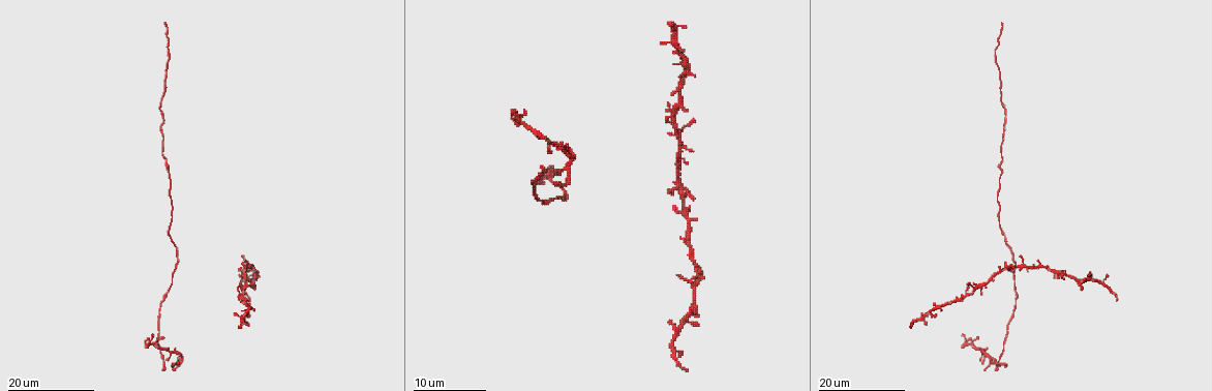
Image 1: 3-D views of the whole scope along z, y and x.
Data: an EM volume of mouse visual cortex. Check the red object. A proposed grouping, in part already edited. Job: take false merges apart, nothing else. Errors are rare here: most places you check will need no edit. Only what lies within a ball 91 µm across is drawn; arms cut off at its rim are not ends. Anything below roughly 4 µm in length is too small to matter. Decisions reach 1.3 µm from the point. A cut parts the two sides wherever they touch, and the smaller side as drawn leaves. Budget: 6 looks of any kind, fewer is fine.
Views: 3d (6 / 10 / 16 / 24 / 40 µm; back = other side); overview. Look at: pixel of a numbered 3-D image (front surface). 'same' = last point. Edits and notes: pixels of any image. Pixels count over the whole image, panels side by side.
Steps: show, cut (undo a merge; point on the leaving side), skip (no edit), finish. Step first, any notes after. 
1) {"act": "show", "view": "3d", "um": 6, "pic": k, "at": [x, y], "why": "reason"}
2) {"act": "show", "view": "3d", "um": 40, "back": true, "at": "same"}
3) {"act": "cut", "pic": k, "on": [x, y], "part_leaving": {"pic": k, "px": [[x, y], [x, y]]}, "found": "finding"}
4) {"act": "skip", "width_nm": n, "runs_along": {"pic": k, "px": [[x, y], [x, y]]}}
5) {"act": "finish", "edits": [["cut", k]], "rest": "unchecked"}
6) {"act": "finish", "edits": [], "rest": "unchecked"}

{"act": "show", "view": "3d", "um": 16, "pic": 1, "at": [673, 111], "why": "looks like a crossing"}

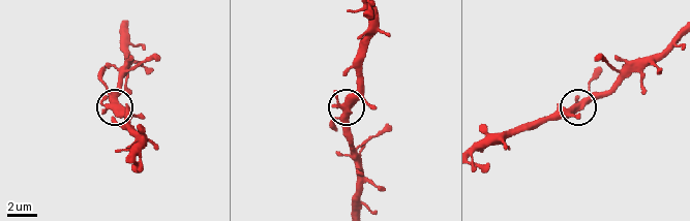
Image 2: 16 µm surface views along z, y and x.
{"act": "show", "view": "3d", "um": 6, "pic": 2, "at": [576, 109]}

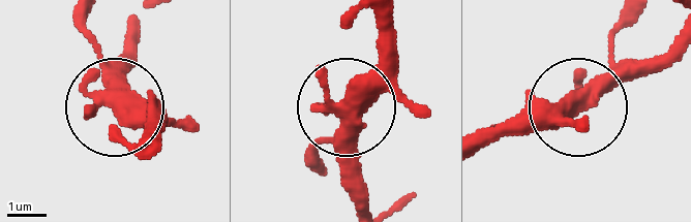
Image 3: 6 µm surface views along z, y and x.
{"act": "show", "view": "3d", "um": 6, "back": true, "pic": 3, "at": [113, 103]}

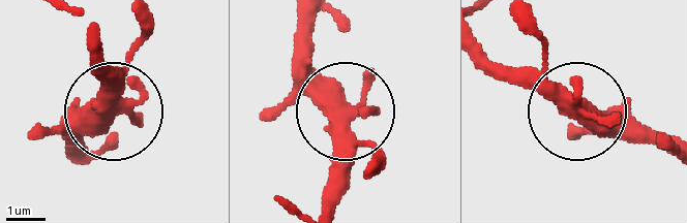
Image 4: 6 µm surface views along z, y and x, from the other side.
{"act": "skip", "found": "one cell here"}

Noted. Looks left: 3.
{"act": "show", "view": "3d", "um": 24, "pic": 1, "at": [980, 349], "why": "sudden change in width"}

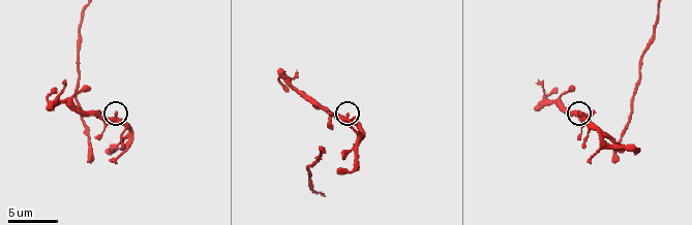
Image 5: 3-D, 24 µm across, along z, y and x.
{"act": "show", "view": "3d", "um": 6, "pic": 5, "at": [579, 115]}

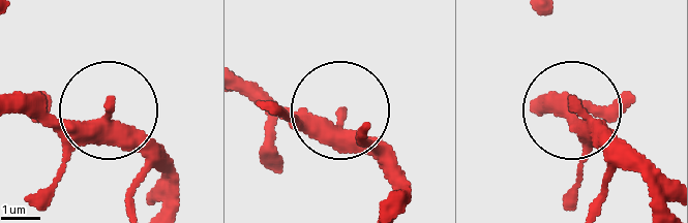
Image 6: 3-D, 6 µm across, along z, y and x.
{"act": "skip", "found": "one cell here"}

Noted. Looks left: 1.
{"act": "finish", "edits": [], "rest": "unchecked"}

